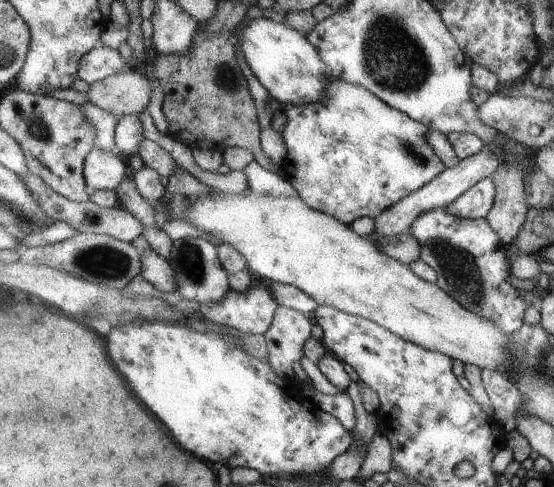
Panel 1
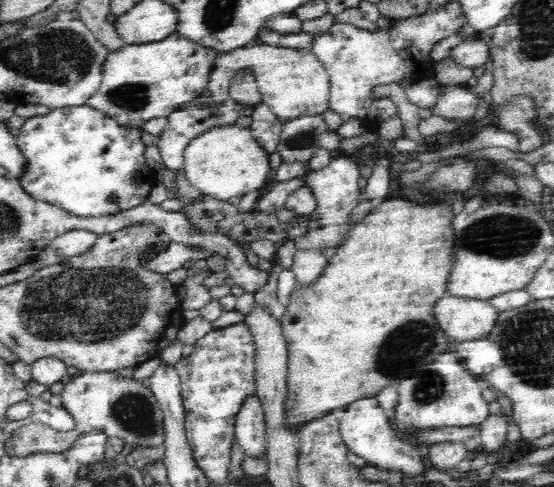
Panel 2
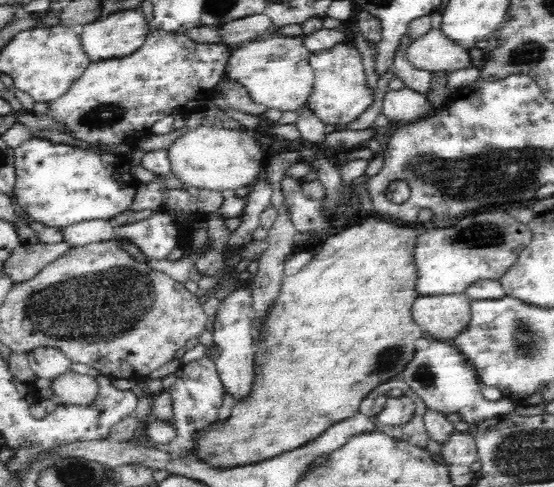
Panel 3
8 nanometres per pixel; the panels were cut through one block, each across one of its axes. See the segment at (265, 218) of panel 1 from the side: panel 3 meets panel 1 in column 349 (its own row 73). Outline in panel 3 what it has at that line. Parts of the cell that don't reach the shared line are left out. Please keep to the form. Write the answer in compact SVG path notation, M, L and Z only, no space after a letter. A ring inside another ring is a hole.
M272 35L264 40L252 39L245 42L240 48L231 48L231 55L229 56L225 68L225 74L229 80L238 81L245 89L248 90L253 102L264 105L267 109L275 108L282 112L286 110L298 110L300 106L307 104L308 98L311 96L314 71L309 63L311 52L303 43L303 37L292 36L277 36Z

